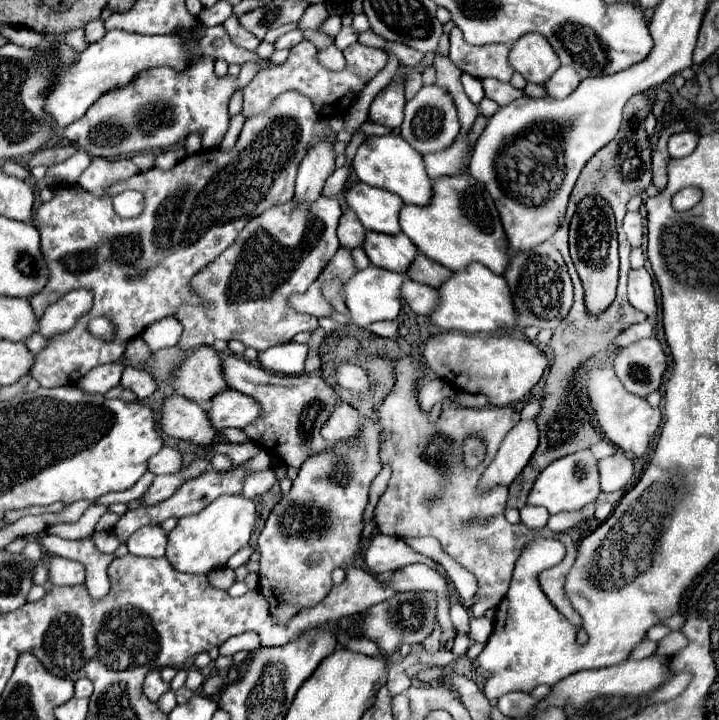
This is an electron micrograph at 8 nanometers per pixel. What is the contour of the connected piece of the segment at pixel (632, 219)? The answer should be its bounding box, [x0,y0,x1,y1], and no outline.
[623,212,643,246]

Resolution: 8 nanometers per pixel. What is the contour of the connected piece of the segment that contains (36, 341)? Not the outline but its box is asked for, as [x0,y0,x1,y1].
[25,332,47,354]

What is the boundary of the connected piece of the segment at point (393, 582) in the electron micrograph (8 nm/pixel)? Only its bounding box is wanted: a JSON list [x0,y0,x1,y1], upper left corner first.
[375,564,455,650]

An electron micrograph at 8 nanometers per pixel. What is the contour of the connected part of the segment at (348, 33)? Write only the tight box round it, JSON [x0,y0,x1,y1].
[335,26,357,50]

